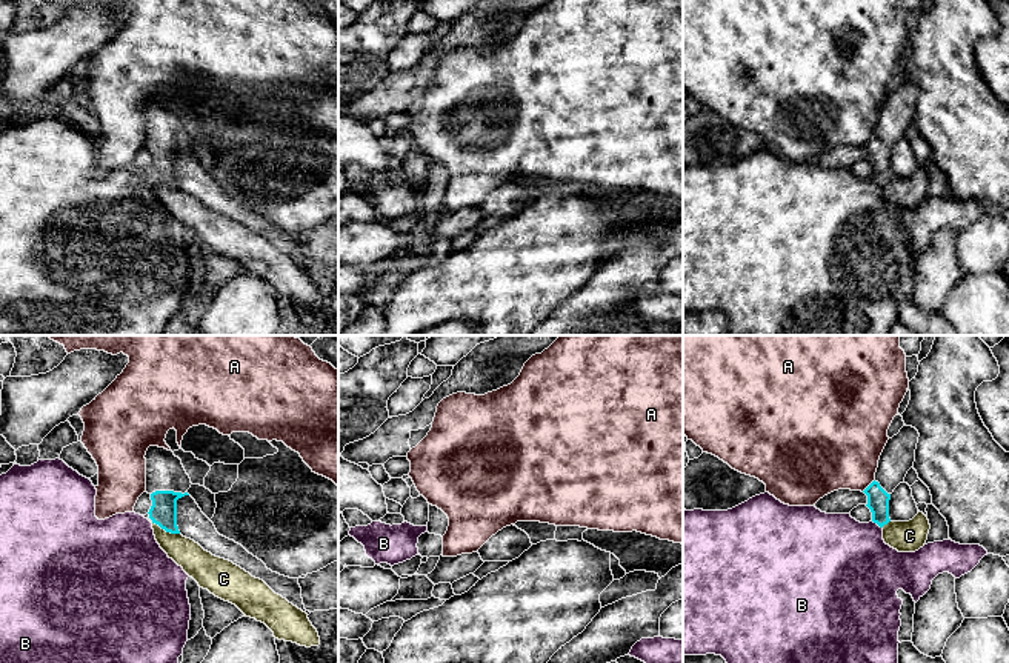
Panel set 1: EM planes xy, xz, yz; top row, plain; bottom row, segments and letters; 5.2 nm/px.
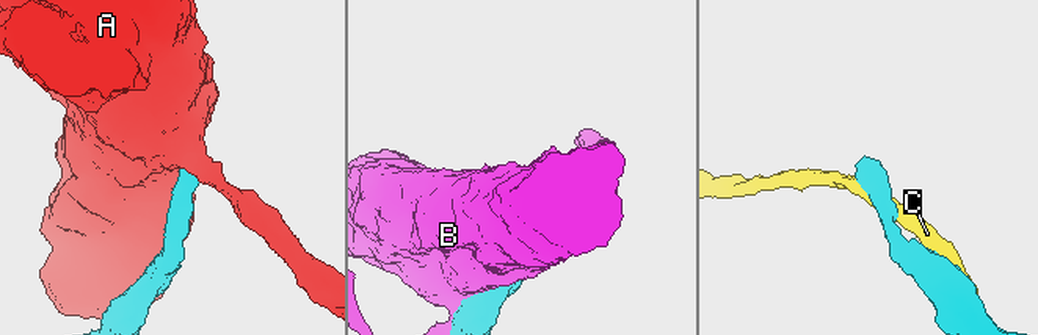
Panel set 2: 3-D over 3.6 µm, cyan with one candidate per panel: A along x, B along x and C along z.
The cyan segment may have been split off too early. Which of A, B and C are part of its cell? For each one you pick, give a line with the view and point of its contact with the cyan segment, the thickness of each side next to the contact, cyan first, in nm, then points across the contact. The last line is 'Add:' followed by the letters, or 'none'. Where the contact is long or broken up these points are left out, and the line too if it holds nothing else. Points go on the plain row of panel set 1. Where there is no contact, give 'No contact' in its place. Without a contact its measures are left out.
Add: none

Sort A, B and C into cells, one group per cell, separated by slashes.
A / B / C

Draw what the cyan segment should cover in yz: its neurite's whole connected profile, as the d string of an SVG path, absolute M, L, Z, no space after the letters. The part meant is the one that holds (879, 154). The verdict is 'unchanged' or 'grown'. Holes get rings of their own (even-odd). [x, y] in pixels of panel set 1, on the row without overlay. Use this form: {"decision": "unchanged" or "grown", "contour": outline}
{"decision": "grown", "contour": "M904 80L897 91L889 94L880 111L875 135L863 146L867 151L866 162L872 168L872 177L880 183L891 177L891 149L914 123L918 92L915 83Z"}

